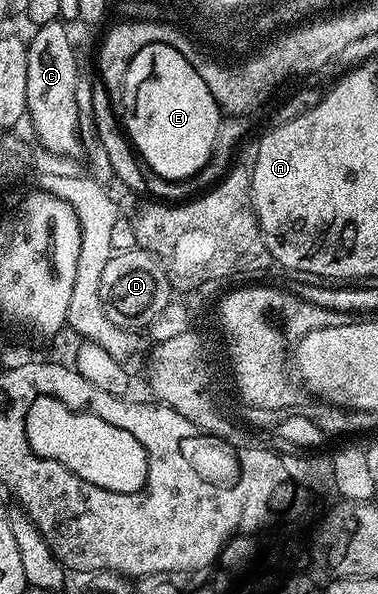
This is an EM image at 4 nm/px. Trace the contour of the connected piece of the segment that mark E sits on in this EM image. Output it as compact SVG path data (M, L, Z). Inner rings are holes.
M152 44L150 46L145 46L144 49L140 50L140 52L132 58L132 62L128 66L126 80L122 84L120 116L124 121L124 132L130 143L136 149L141 163L145 165L145 167L151 168L156 174L163 176L166 180L188 180L190 177L195 176L204 165L210 162L210 155L214 149L216 134L218 133L218 126L220 123L219 106L210 100L209 92L206 92L206 88L204 88L202 82L198 80L198 76L195 76L194 72L191 72L190 65L192 64L188 62L188 58L184 58L184 54L180 54L180 50L176 50L167 44Z

